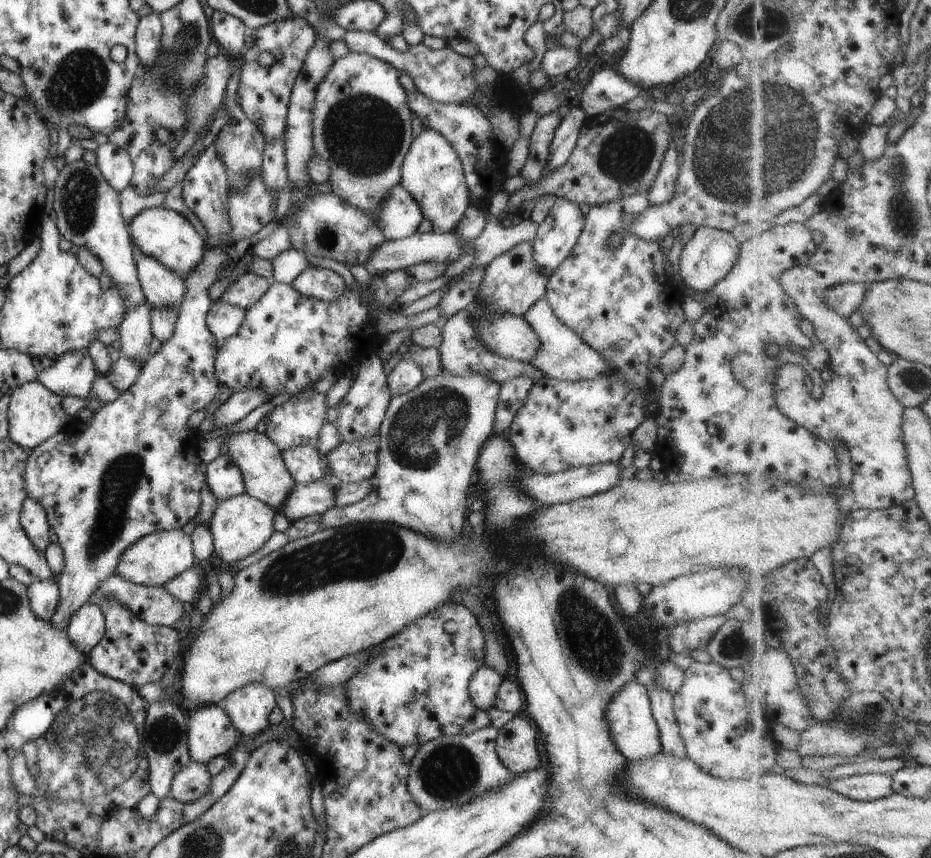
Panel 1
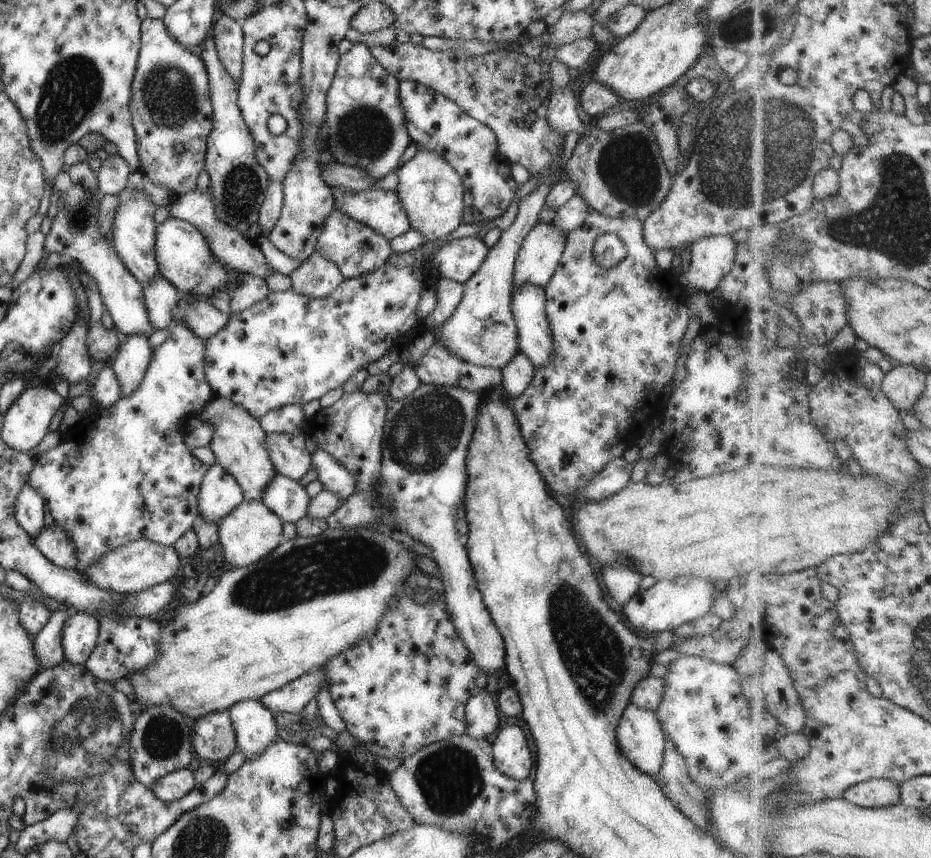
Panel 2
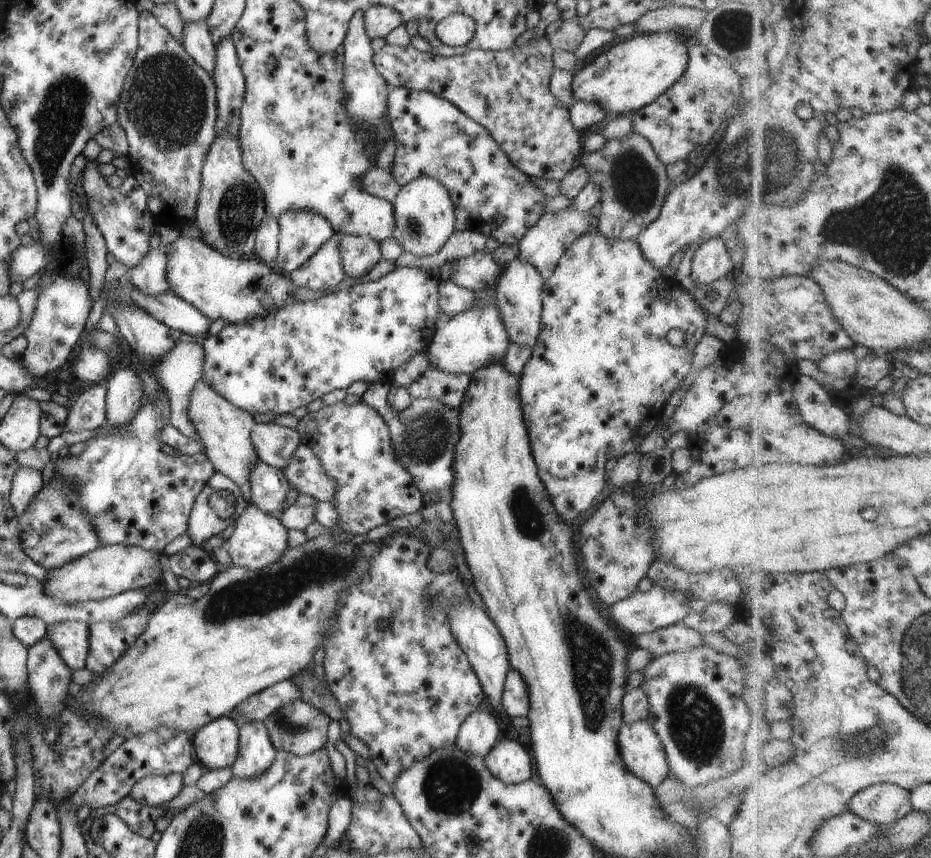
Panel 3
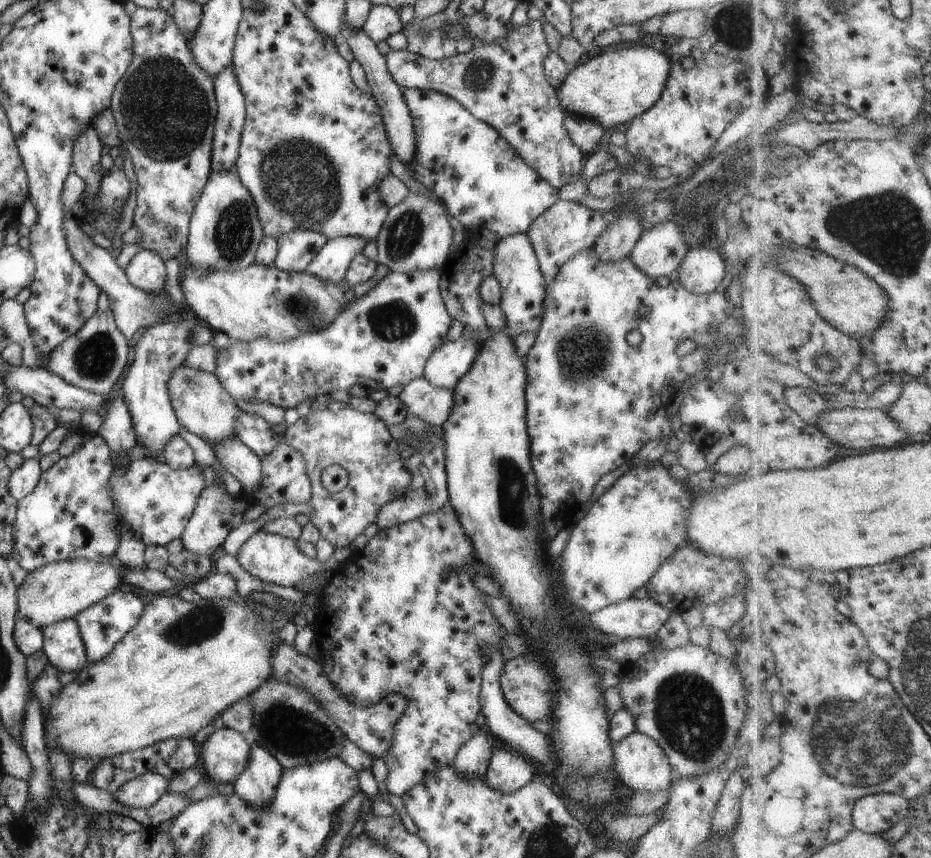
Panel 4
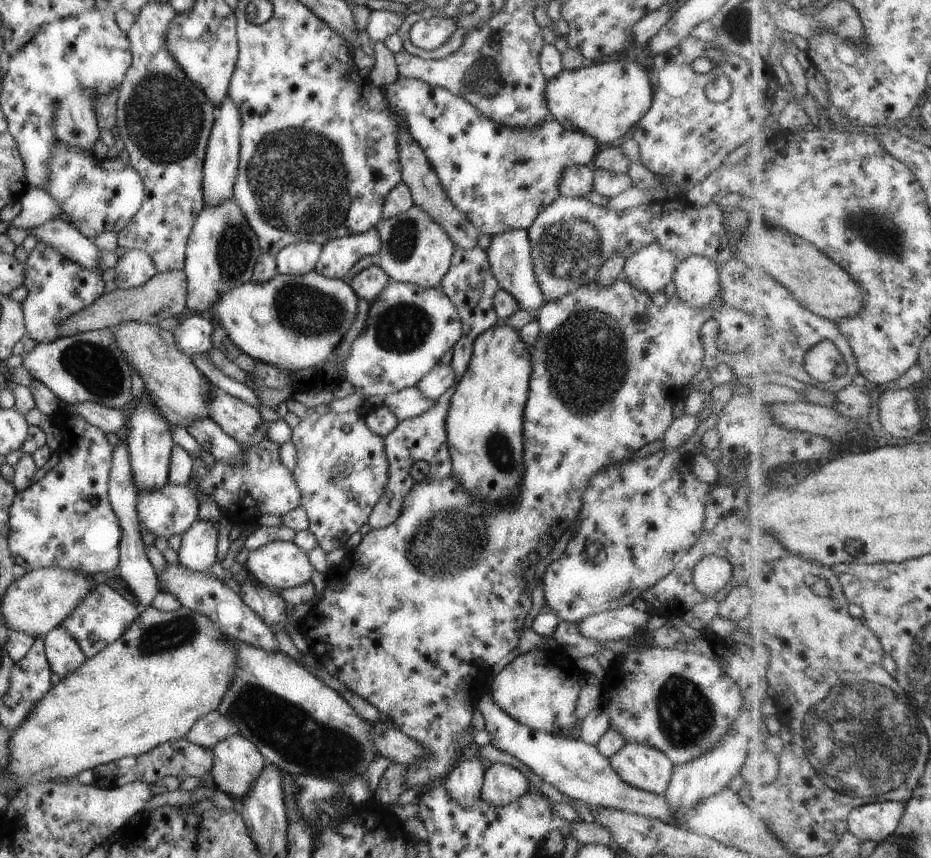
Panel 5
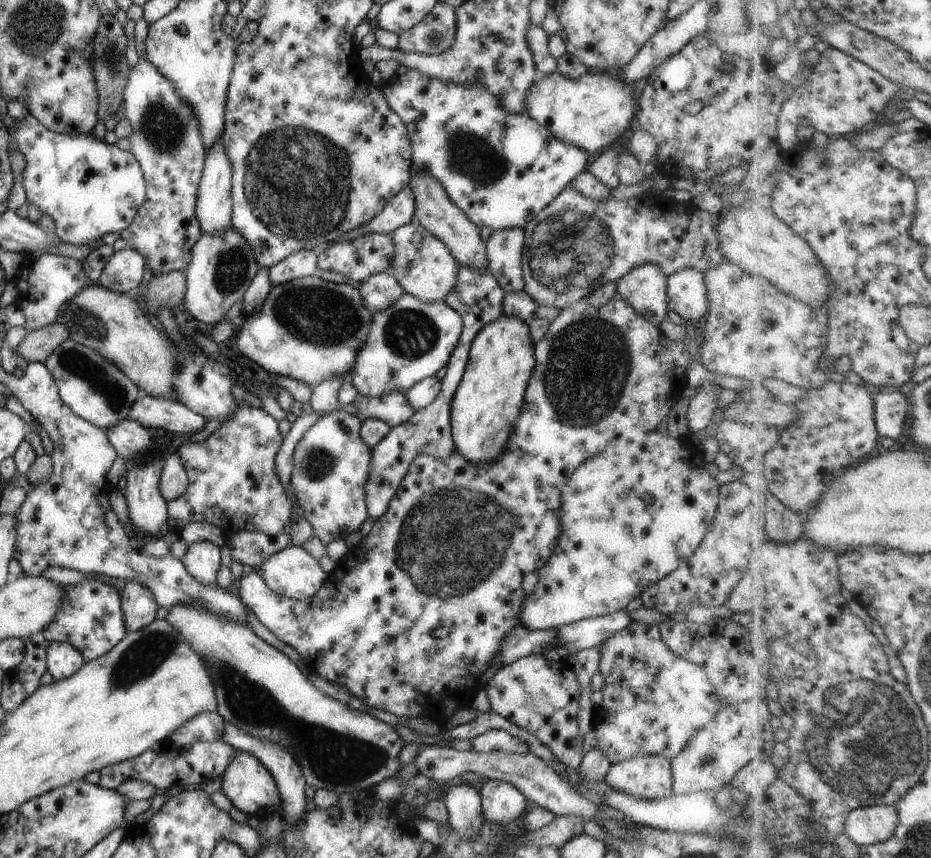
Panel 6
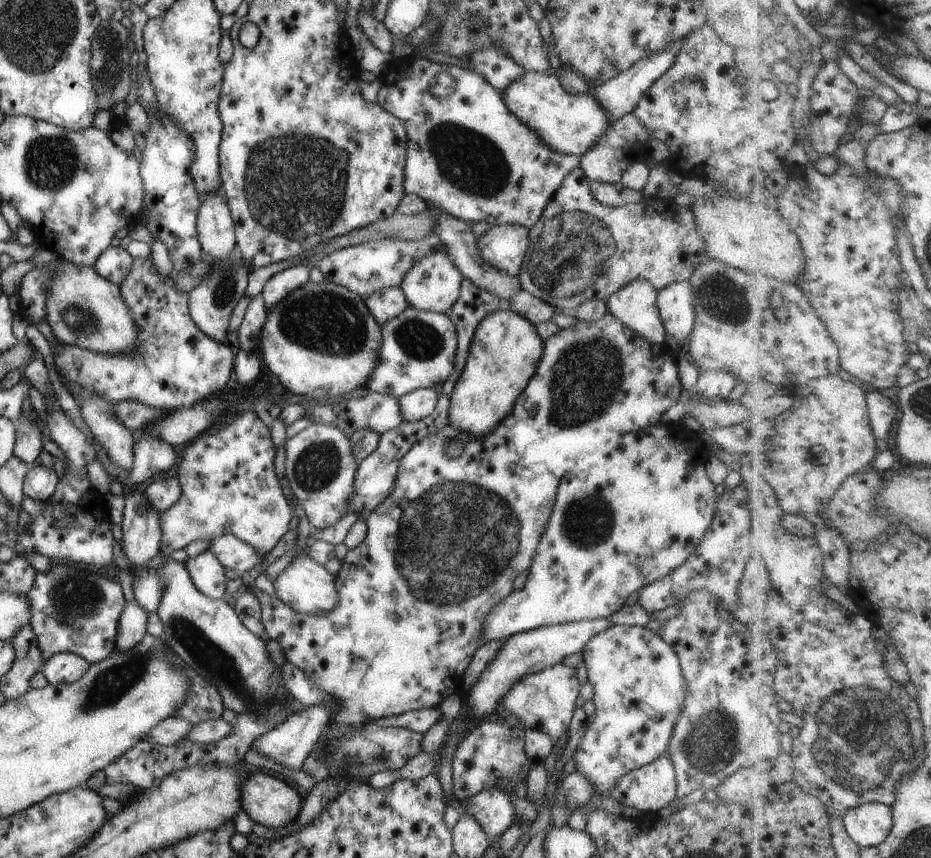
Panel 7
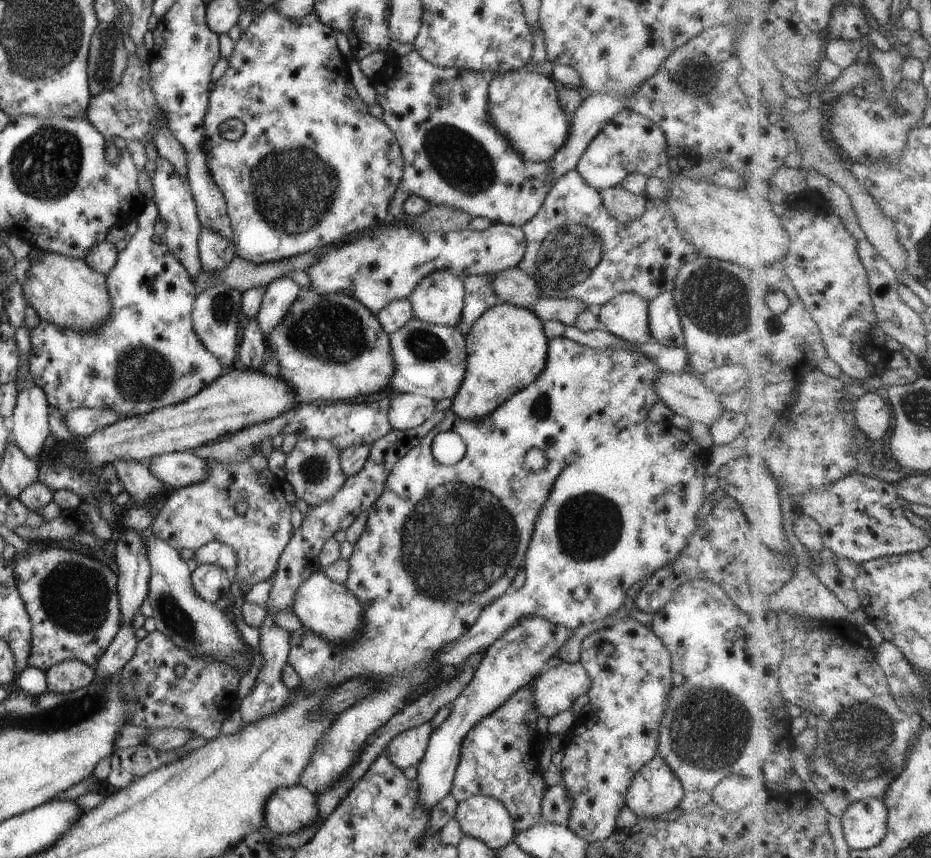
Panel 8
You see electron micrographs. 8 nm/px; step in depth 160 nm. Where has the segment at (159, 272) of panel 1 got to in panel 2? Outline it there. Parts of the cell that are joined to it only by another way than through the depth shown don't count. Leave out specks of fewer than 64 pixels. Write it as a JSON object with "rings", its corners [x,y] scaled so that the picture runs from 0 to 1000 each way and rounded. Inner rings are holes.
{"rings":[[[132,218],[125,227],[125,246],[120,256],[120,287],[133,311],[149,331],[156,331],[164,321],[170,319],[165,293],[168,262],[164,246],[168,242],[162,232],[150,221]]]}

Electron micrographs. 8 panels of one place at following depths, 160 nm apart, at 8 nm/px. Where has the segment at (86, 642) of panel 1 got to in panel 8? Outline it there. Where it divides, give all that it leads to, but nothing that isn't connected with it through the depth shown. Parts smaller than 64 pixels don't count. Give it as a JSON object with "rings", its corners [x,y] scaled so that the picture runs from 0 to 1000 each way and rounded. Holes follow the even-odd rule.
{"rings":[[[67,769],[48,784],[49,804],[71,808],[93,800],[101,791],[101,777],[79,769]]]}

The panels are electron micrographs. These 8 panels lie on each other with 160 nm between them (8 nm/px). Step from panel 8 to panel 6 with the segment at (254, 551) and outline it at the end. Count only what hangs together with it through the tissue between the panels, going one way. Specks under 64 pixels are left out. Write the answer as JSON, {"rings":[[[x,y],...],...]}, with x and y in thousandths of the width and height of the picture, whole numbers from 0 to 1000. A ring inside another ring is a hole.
{"rings":[[[258,471],[243,491],[237,493],[218,515],[198,513],[188,529],[192,533],[202,563],[197,576],[178,585],[178,605],[183,625],[191,622],[203,608],[223,608],[233,613],[240,622],[257,618],[276,618],[288,626],[294,626],[308,615],[311,607],[311,583],[304,572],[293,547],[293,535],[304,508],[298,500],[298,491],[280,476]]]}

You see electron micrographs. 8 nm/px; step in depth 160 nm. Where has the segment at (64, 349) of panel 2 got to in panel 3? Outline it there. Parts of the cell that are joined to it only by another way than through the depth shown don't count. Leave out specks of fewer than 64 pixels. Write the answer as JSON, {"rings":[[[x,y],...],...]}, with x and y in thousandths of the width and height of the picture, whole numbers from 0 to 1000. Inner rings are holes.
{"rings":[[[91,247],[91,254],[88,258],[88,268],[90,273],[90,289],[93,305],[93,315],[96,317],[95,330],[97,340],[97,351],[104,350],[107,336],[113,324],[113,315],[115,315],[115,305],[113,296],[115,296],[112,277],[108,275],[106,267],[100,261],[98,251]]]}

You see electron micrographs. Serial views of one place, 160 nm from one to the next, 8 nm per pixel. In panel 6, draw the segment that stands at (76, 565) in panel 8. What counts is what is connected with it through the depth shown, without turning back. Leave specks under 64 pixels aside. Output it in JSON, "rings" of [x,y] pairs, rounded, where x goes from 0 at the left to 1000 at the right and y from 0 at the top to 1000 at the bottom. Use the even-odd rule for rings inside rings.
{"rings":[[[100,674],[70,682],[69,696],[61,713],[43,738],[52,749],[74,749],[87,761],[91,770],[104,767],[119,758],[136,738],[129,707],[129,692],[121,683]]]}

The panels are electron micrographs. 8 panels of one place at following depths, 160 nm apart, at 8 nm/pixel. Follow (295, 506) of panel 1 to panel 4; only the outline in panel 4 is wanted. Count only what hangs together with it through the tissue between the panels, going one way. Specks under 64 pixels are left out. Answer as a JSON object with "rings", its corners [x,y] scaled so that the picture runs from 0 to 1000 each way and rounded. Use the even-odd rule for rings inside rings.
{"rings":[[[242,510],[240,515],[226,517],[233,538],[242,551],[248,552],[267,579],[278,571],[280,535],[256,512]]]}

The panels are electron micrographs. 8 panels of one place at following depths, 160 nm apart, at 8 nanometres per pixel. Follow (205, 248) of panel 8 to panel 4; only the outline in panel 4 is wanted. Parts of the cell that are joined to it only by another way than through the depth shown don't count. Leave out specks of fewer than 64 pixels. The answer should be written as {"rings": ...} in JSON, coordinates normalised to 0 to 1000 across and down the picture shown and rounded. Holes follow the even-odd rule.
{"rings":[[[244,75],[237,79],[235,86],[229,89],[230,112],[232,115],[232,138],[230,141],[230,156],[227,172],[226,198],[249,198],[255,185],[257,163],[263,139],[263,124],[259,103],[255,98],[255,91],[250,86],[250,77]]]}

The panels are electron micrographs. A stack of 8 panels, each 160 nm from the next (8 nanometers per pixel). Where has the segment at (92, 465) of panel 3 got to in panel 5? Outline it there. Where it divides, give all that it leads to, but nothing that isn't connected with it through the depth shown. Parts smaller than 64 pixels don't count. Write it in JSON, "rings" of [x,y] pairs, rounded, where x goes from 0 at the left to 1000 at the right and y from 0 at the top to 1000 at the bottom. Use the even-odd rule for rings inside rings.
{"rings":[[[177,563],[174,568],[163,572],[148,573],[146,580],[146,600],[151,611],[165,625],[180,628],[186,622],[195,624],[207,608],[212,607],[213,580],[208,573],[199,565]]]}

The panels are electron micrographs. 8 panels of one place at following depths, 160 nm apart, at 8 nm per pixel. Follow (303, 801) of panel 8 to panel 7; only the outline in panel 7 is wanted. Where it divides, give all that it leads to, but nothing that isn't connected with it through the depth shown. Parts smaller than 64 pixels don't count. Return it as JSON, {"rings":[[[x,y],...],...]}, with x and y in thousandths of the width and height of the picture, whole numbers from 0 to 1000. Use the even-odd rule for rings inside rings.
{"rings":[[[265,900],[258,917],[258,938],[272,958],[298,966],[315,958],[324,930],[310,914],[282,900]]]}

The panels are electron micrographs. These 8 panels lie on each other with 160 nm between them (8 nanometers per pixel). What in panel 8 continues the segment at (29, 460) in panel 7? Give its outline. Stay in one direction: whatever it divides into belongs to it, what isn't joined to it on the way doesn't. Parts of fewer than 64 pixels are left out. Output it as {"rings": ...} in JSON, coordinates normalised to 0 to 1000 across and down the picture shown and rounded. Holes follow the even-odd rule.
{"rings":[[[19,439],[15,448],[18,451],[17,470],[12,485],[8,490],[12,513],[27,531],[34,535],[42,534],[42,527],[45,527],[46,522],[48,522],[46,514],[54,506],[52,498],[53,472],[49,462],[35,444]]]}

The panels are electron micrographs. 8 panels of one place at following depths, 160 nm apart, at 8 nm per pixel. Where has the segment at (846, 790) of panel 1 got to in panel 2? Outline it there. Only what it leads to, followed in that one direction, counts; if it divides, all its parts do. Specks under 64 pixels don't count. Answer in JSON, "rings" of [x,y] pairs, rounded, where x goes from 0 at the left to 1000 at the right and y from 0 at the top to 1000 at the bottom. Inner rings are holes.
{"rings":[[[936,908],[914,917],[907,929],[930,943],[947,943],[968,936],[969,921],[957,908]]]}

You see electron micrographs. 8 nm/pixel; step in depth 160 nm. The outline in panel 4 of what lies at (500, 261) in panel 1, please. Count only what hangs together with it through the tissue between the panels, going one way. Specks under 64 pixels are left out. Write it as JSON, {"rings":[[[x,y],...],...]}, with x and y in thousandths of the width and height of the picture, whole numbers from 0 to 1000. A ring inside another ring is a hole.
{"rings":[[[599,233],[584,247],[581,247],[570,259],[565,275],[575,296],[584,329],[586,331],[592,329],[596,324],[596,317],[600,315],[600,310],[611,298],[615,298],[620,291],[636,289],[639,277],[648,270],[650,263],[654,263],[654,259],[661,256],[661,252],[663,252],[661,245],[646,247],[646,245],[636,245],[620,238],[620,235],[609,233]]]}

